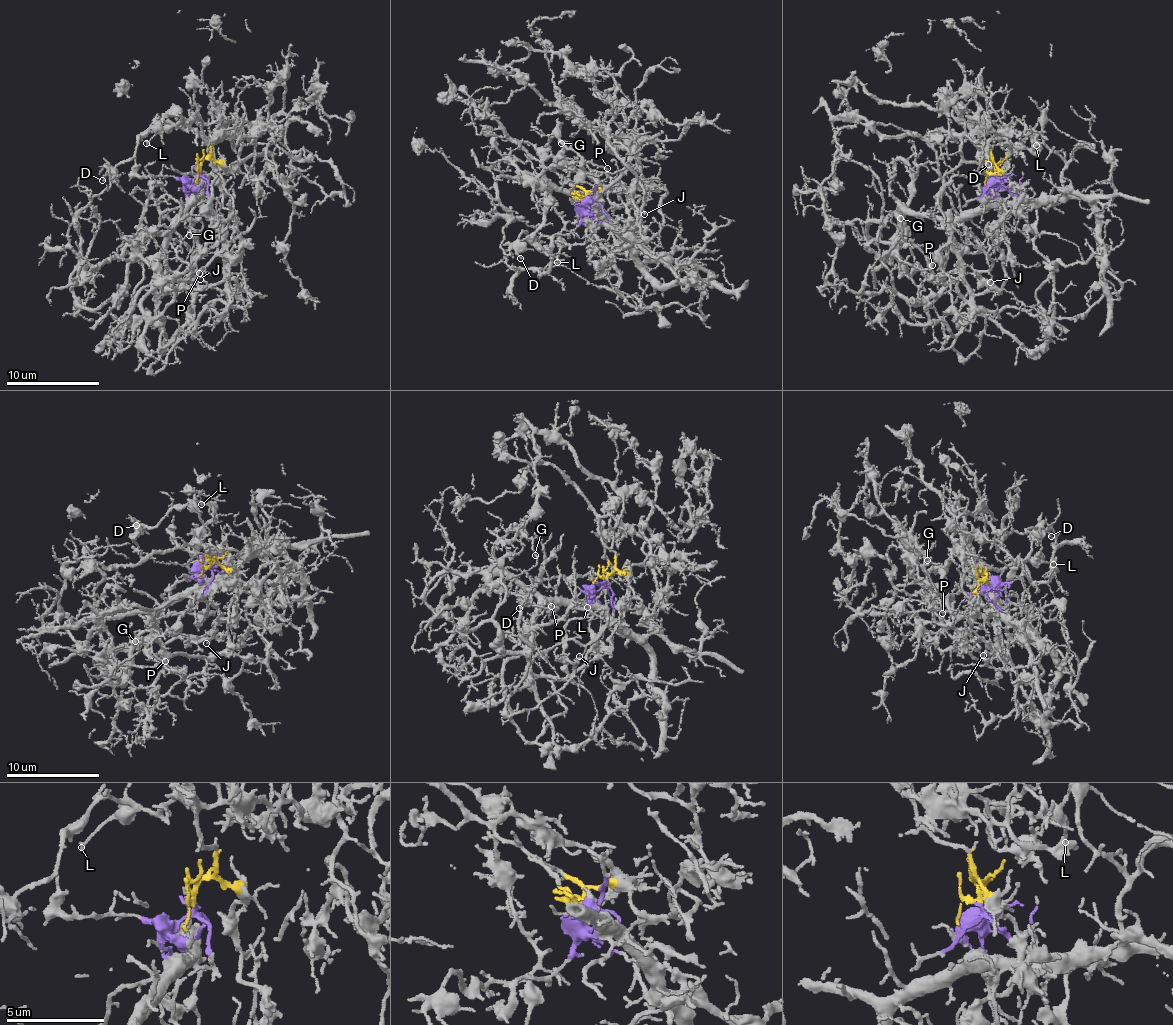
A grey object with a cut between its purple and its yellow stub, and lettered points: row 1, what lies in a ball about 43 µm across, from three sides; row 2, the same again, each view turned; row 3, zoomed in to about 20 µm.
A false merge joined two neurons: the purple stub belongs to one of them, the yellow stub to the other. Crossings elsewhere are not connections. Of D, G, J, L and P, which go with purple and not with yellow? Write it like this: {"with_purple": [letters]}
{"with_purple": ["G", "J", "P"]}

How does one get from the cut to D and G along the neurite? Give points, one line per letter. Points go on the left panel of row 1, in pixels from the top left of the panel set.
D: (201, 170), (210, 150), (199, 123), (189, 119), (179, 126), (151, 123), (129, 157), (102, 181)
G: (201, 170), (172, 230), (141, 239), (138, 253), (169, 277), (194, 246), (189, 235)

